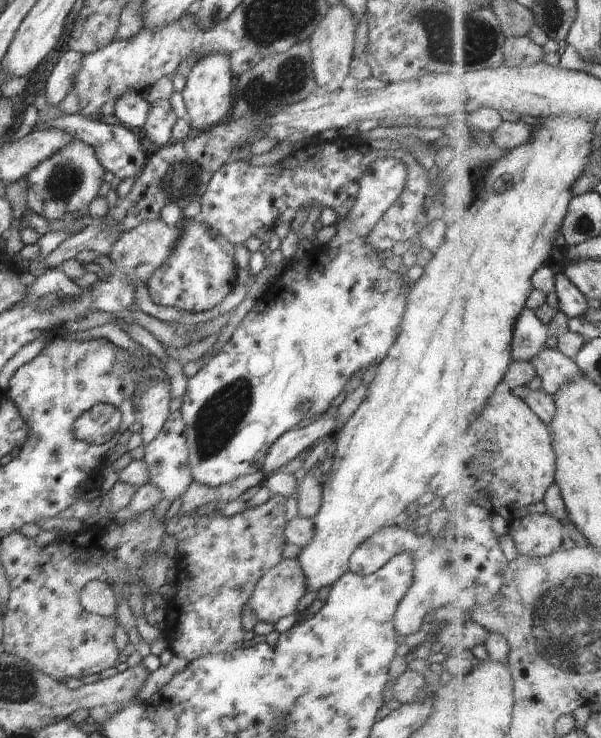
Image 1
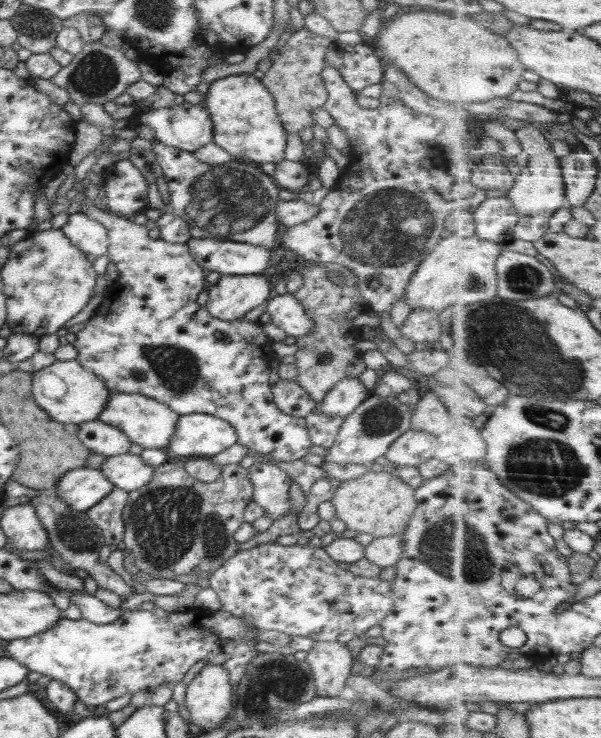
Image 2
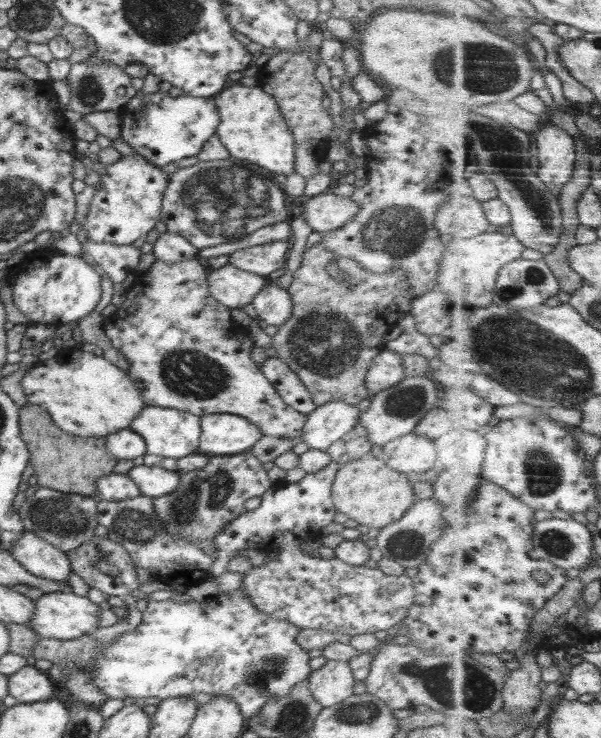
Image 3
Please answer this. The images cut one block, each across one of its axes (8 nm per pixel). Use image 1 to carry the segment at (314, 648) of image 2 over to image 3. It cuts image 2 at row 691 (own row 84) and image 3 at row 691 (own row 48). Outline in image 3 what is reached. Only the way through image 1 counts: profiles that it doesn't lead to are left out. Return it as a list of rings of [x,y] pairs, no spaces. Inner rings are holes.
[[[327,660],[307,679],[310,694],[323,708],[330,708],[354,695],[355,679],[349,662]]]

